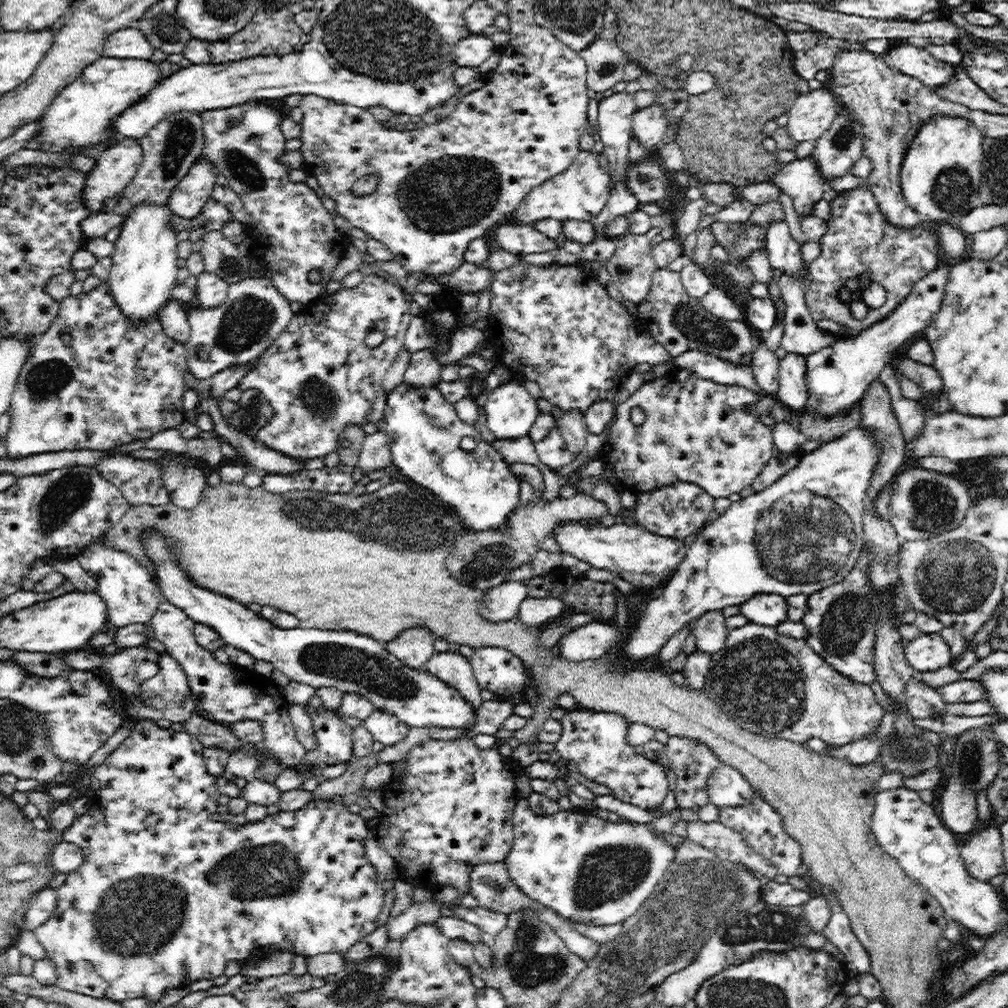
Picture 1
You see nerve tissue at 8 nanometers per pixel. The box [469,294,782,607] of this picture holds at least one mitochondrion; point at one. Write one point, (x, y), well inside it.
(721, 338)

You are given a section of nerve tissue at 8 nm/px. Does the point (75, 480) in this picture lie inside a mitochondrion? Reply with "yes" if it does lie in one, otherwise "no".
yes

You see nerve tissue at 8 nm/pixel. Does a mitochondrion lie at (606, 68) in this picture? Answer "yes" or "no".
yes

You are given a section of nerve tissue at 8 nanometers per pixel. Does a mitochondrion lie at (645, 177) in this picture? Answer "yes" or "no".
yes

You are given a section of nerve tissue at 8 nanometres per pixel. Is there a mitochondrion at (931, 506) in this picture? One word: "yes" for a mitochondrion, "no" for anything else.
yes

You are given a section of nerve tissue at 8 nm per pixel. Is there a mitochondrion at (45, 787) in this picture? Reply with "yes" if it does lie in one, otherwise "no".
no

